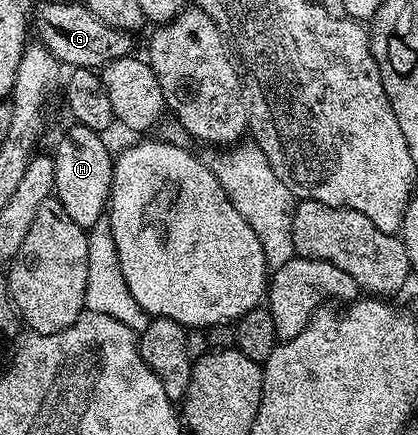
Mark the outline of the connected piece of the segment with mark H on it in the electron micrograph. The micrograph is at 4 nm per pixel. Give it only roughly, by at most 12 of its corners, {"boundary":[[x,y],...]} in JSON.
{"boundary":[[71,123],[52,150],[53,195],[76,226],[107,215],[115,157]]}

